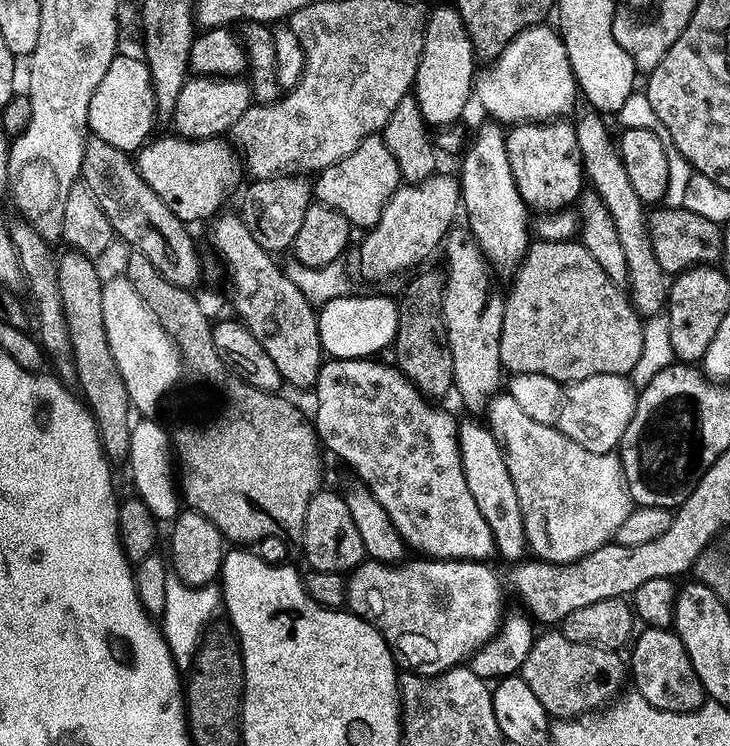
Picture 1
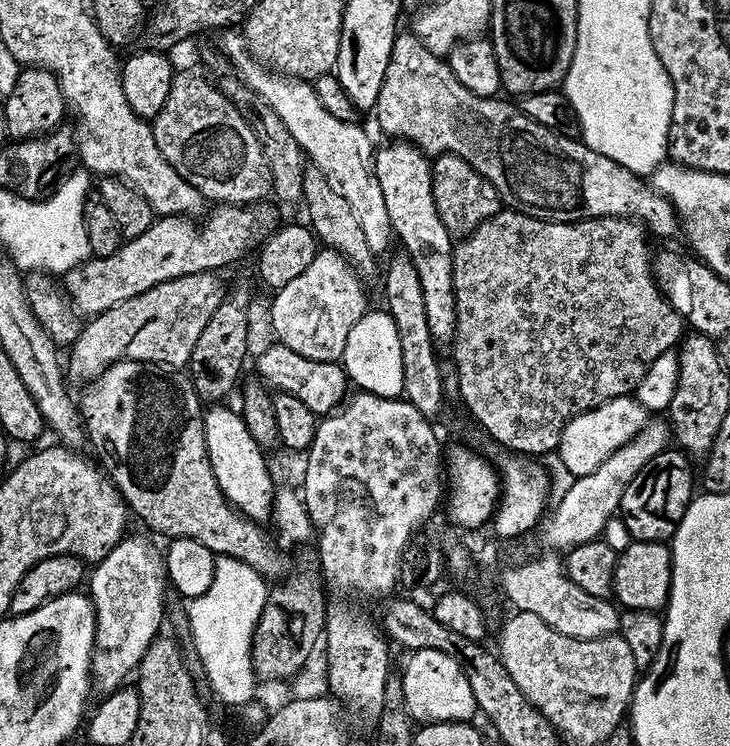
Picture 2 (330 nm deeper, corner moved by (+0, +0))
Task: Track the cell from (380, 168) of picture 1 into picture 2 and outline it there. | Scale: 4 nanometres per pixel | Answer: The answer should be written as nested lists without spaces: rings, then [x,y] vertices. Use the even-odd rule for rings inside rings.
[[[268,202],[255,206],[221,204],[213,209],[199,222],[191,216],[153,219],[150,230],[125,239],[114,254],[89,258],[77,268],[63,273],[62,283],[72,300],[72,307],[77,313],[91,318],[162,282],[170,282],[186,274],[216,272],[227,264],[238,263],[251,250],[256,239],[259,241],[278,227],[276,212]]]

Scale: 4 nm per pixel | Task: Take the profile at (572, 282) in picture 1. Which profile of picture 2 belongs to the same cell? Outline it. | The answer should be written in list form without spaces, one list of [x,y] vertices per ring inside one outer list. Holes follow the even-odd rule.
[[[501,210],[497,216],[492,216],[486,222],[482,222],[482,226],[478,226],[469,236],[463,237],[455,245],[452,253],[452,277],[454,278],[454,302],[456,303],[456,333],[450,345],[451,363],[456,366],[456,377],[458,378],[458,386],[460,387],[459,399],[464,399],[464,404],[468,407],[468,412],[501,444],[504,448],[509,448],[509,453],[519,454],[524,458],[540,458],[545,453],[555,453],[560,446],[562,438],[562,429],[568,423],[570,418],[574,418],[578,414],[588,412],[592,408],[602,406],[606,402],[610,402],[619,396],[632,396],[636,391],[638,382],[642,382],[642,378],[646,374],[646,370],[654,362],[654,358],[658,358],[658,354],[666,354],[673,351],[679,345],[682,337],[686,332],[684,319],[678,314],[678,310],[674,310],[670,306],[670,302],[665,298],[664,293],[660,291],[656,285],[656,278],[652,275],[652,262],[654,259],[654,248],[648,245],[650,241],[649,233],[646,231],[645,225],[635,220],[623,220],[617,216],[599,216],[593,220],[576,220],[573,224],[559,224],[553,220],[539,220],[538,218],[530,218],[521,212],[513,212],[511,210]]]

